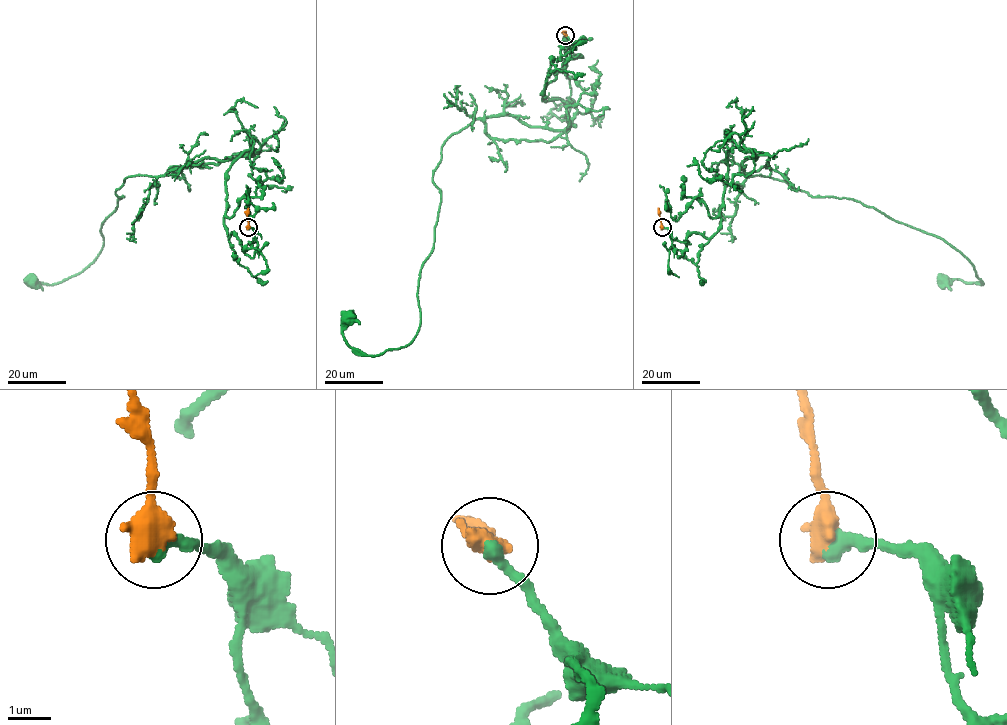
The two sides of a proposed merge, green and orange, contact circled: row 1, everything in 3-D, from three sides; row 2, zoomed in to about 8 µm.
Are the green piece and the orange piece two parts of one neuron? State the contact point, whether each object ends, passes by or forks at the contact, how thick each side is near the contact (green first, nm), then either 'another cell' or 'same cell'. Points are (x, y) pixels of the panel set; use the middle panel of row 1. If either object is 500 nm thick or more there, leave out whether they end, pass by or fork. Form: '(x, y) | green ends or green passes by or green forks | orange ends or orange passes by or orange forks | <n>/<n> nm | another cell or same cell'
(565, 35) | 360/650 nm | same cell

